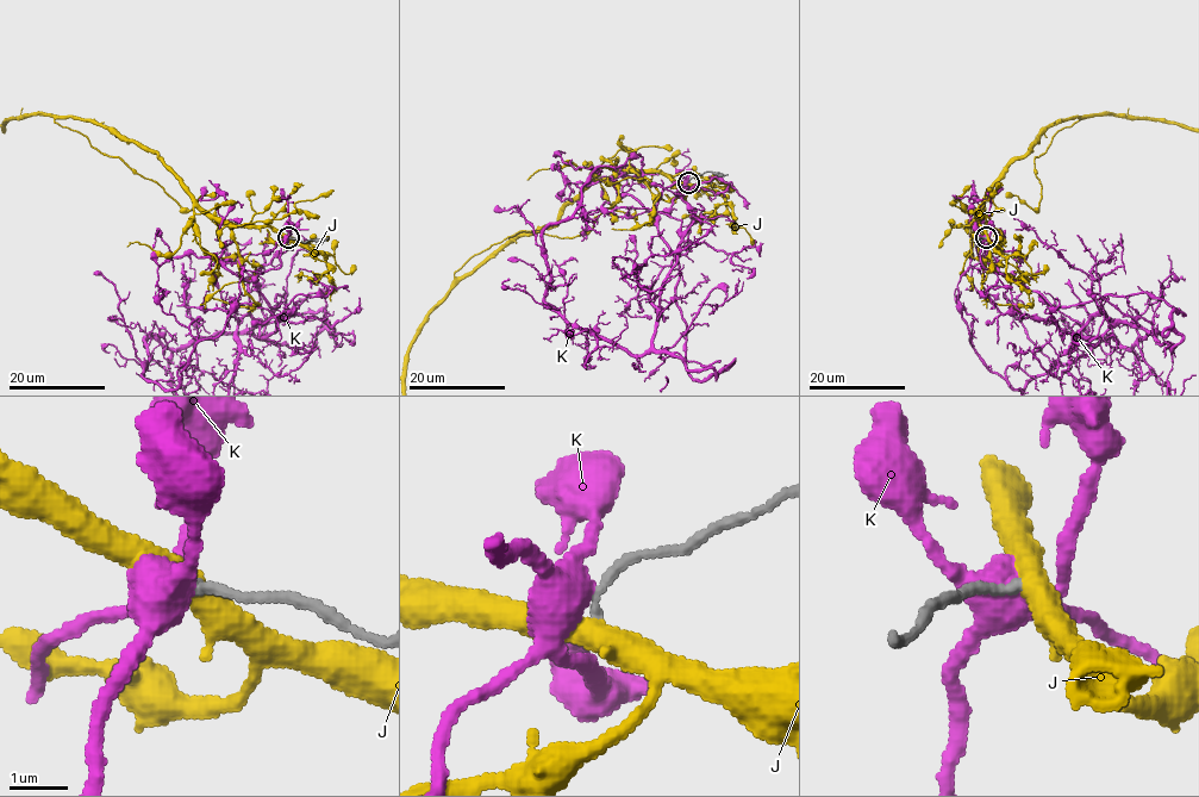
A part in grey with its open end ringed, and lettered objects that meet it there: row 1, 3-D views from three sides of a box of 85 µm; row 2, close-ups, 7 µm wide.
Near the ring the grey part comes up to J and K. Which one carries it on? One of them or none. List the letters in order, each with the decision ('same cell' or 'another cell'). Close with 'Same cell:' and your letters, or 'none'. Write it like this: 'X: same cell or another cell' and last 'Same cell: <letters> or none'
J: same cell
K: another cell
Same cell: J

